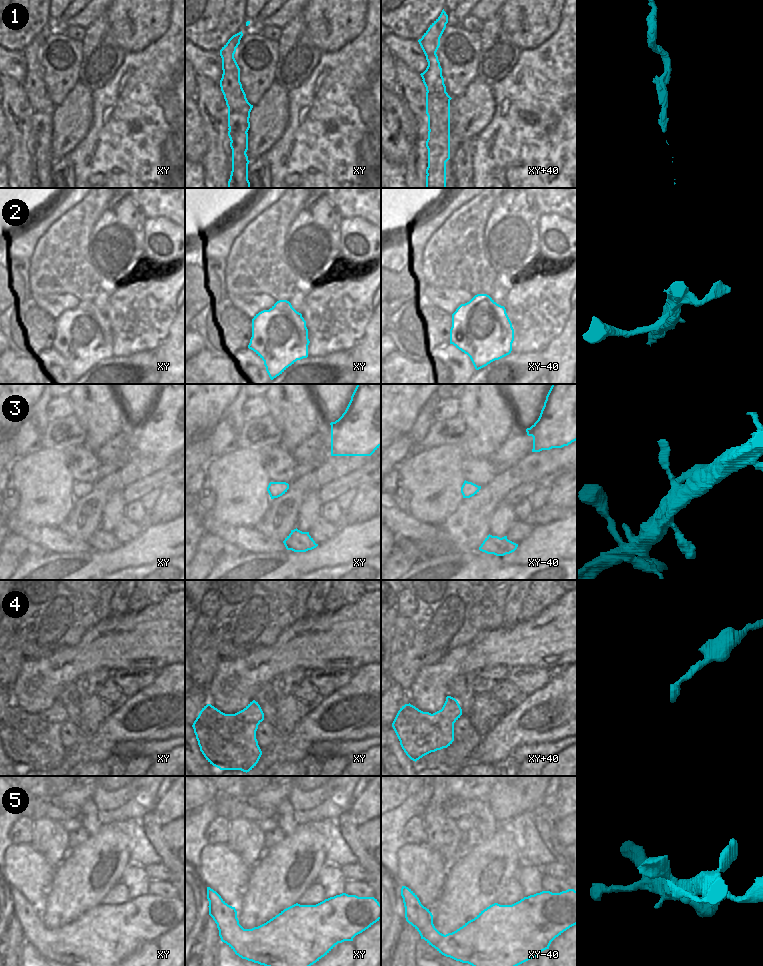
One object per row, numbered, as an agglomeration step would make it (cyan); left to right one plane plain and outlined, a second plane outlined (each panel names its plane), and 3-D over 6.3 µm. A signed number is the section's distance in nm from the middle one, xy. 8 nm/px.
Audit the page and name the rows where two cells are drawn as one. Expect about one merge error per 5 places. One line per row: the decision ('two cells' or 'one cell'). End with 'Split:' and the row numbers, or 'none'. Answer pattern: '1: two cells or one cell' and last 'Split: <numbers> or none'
1: two cells
2: one cell
3: one cell
4: one cell
5: one cell
Split: 1

